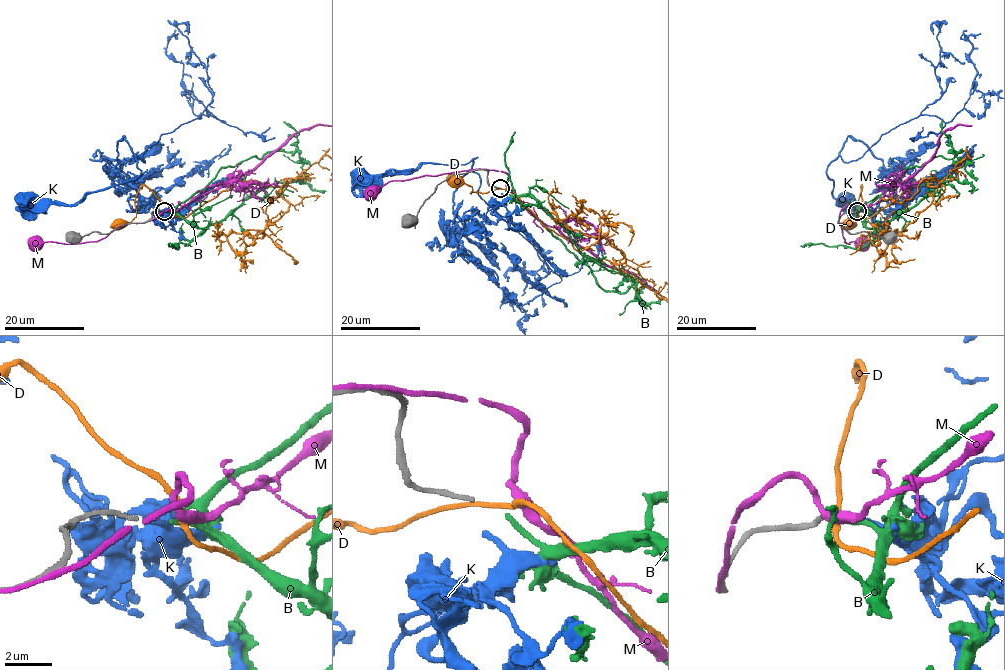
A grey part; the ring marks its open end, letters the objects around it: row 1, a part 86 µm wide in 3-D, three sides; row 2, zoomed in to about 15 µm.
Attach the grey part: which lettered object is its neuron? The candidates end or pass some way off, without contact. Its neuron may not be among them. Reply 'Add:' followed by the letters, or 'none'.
Add: B

